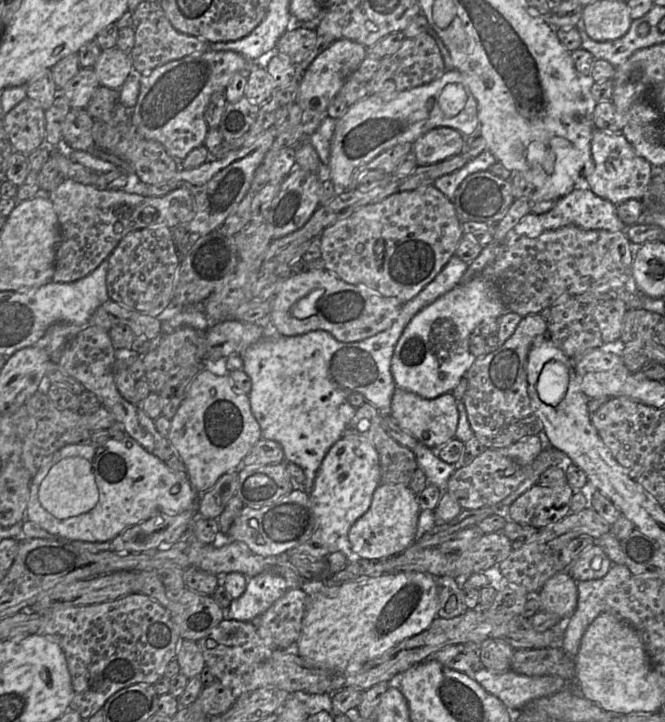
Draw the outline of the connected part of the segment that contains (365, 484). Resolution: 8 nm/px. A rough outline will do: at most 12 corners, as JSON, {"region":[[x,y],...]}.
{"region":[[357,435],[323,458],[309,493],[316,525],[339,536],[368,510],[379,456]]}

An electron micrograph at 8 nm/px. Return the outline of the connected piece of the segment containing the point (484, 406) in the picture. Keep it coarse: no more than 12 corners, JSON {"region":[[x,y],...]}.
{"region":[[521,319],[465,374],[462,402],[477,440],[501,449],[537,435],[527,358],[547,336]]}

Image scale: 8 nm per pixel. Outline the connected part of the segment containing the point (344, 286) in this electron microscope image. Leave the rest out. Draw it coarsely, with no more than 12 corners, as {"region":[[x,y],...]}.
{"region":[[328,270],[270,299],[276,334],[340,342],[391,327],[404,303]]}

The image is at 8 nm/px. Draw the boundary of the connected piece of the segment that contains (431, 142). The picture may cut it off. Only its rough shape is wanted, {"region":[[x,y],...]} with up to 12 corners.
{"region":[[450,127],[412,143],[418,166],[460,155],[465,136]]}

